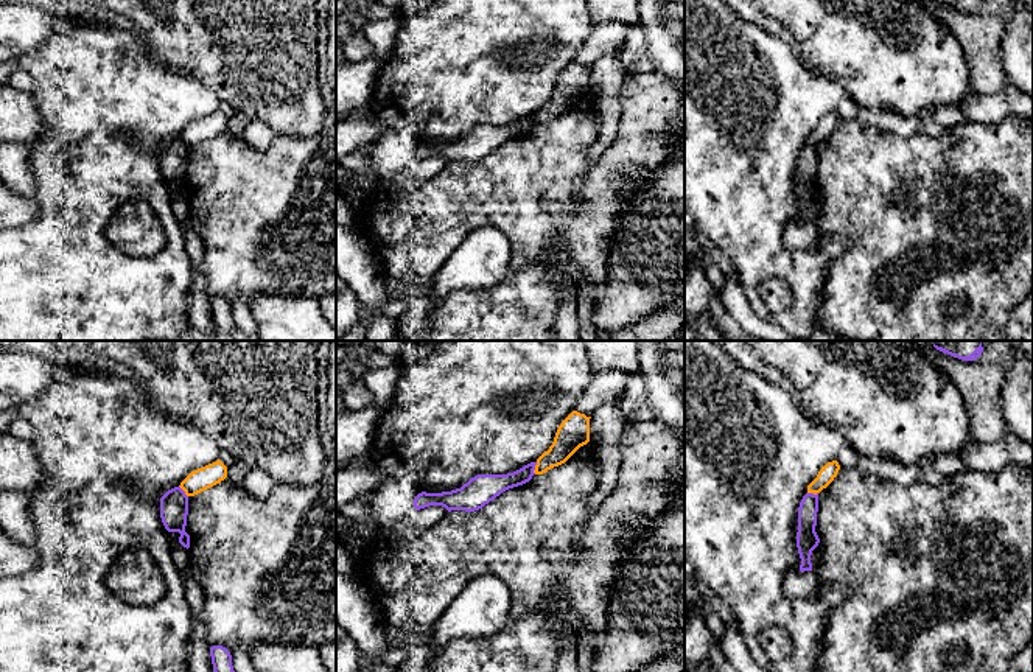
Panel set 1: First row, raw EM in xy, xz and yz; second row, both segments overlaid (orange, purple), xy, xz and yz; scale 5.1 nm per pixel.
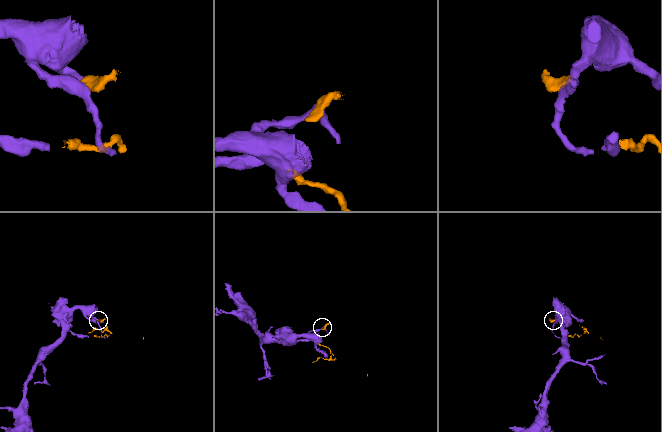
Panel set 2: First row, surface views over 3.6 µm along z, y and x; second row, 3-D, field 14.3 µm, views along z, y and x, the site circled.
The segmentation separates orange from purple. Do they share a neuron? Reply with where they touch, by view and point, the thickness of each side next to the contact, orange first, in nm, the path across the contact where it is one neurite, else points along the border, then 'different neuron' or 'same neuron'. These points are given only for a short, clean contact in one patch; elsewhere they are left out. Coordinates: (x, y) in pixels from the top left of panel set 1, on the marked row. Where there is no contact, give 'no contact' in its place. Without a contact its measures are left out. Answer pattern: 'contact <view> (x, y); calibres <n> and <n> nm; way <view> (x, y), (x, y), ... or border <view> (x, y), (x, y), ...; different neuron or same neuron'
contact xz (535, 468); calibres 150 and 130 nm; border xz (537, 462), (534, 473); different neuron

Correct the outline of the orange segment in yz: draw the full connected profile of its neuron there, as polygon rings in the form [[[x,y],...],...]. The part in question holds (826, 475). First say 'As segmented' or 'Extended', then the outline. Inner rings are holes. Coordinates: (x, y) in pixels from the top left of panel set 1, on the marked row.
As segmented. [[[837,460],[828,462],[825,467],[821,467],[817,478],[807,485],[807,493],[814,493],[814,495],[820,493],[834,481],[839,470],[840,465]]]

